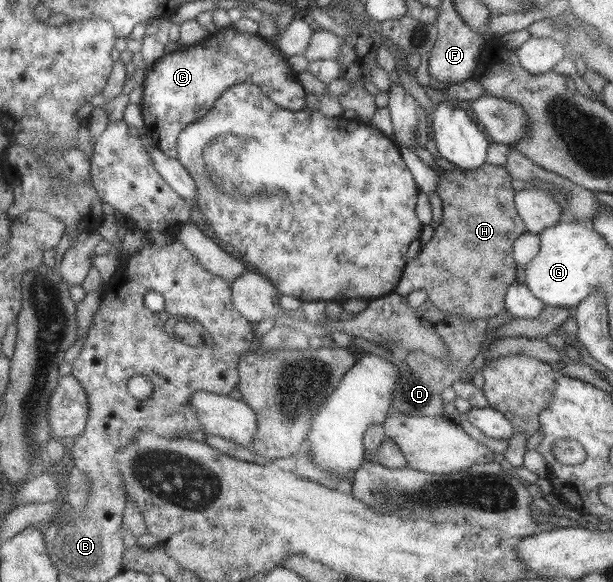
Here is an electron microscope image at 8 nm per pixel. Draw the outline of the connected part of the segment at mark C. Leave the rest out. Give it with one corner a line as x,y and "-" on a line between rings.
232,27
220,29
200,42
160,57
150,68
145,70
142,83
142,98
139,103
146,132
158,149
168,157
176,158
176,142
178,135
186,125
201,119
210,111
214,101
232,85
250,82
257,85
272,103
282,109
300,111
306,107
306,93
295,74
288,66
286,57
282,56
276,47
268,43
258,34
240,33

